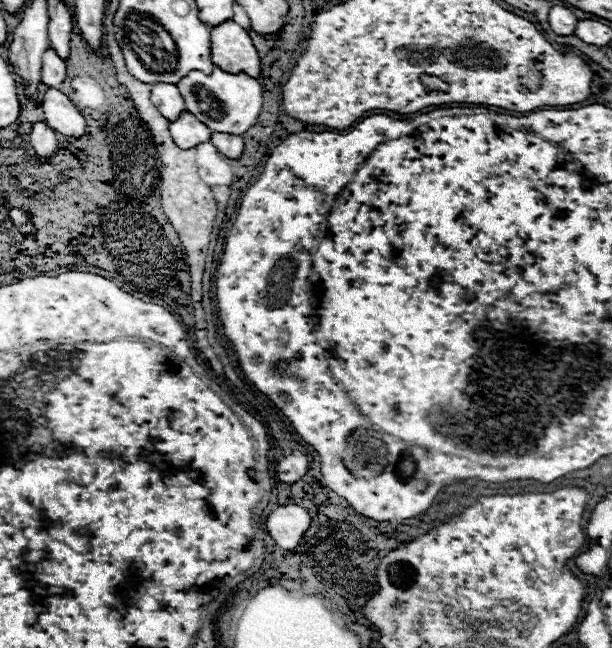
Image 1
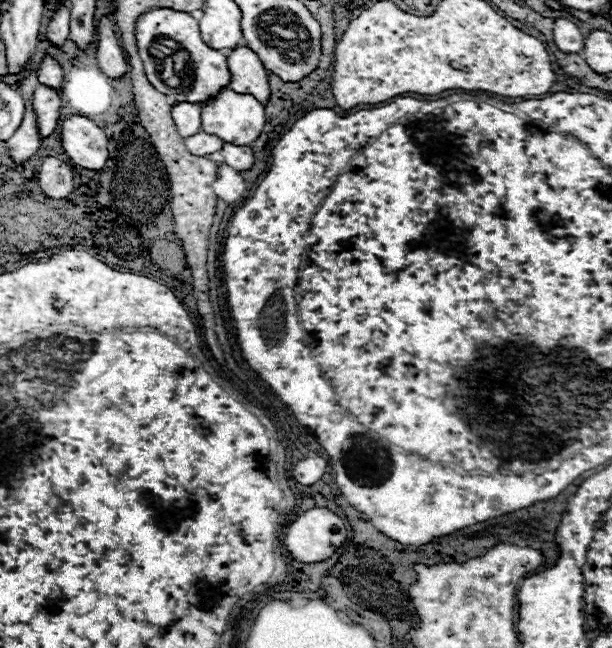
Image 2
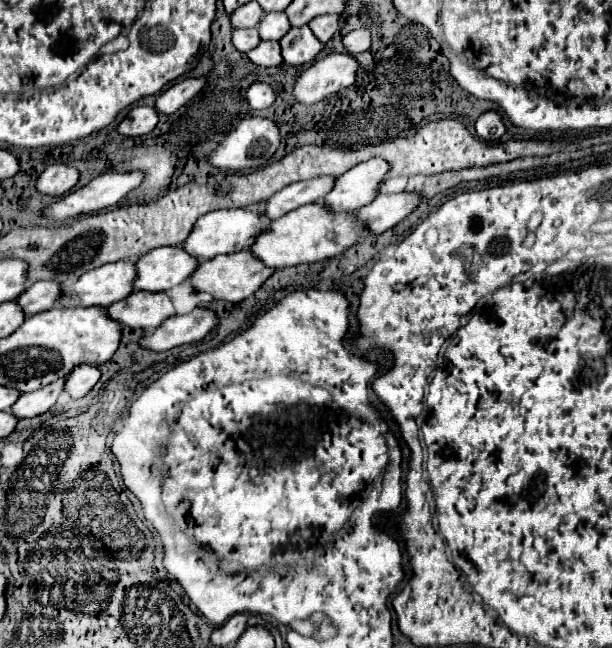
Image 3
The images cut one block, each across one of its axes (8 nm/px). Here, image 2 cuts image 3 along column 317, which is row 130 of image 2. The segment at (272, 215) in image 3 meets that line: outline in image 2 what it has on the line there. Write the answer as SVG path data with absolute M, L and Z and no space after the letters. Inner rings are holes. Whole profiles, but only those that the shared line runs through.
M178 102L176 106L172 106L172 118L176 122L176 130L184 138L202 130L200 110L202 110L200 104L190 104L190 102Z

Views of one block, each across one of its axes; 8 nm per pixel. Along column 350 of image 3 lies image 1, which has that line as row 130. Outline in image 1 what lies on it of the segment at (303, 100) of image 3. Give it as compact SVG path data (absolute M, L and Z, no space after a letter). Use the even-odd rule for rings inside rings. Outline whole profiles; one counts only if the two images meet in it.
M46 86L40 106L48 120L48 126L54 128L56 132L64 136L74 136L74 138L80 138L86 132L84 116L70 102L70 98L62 94L58 88Z

